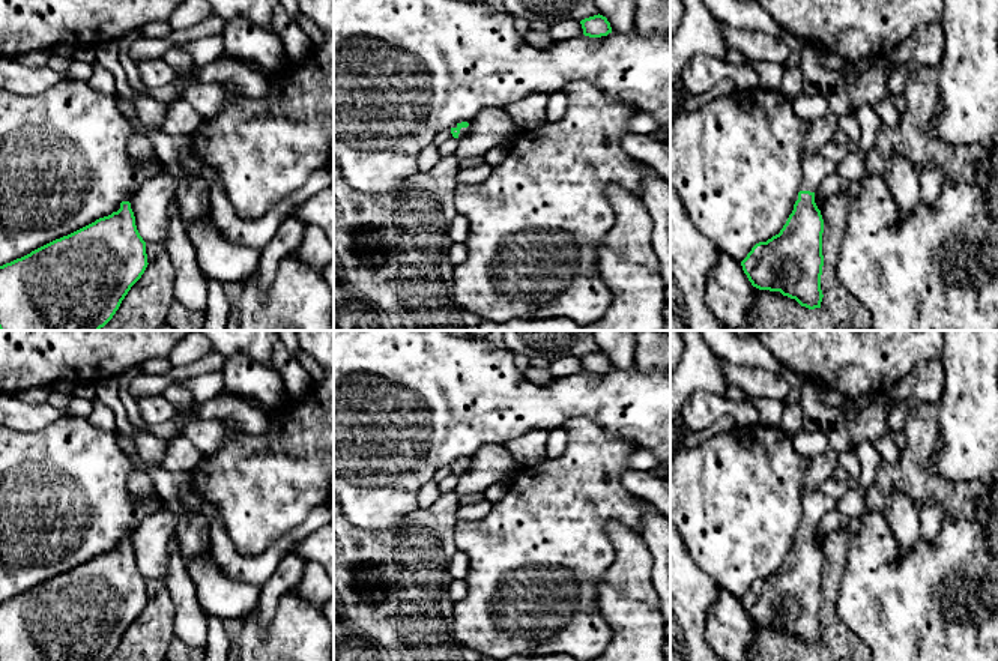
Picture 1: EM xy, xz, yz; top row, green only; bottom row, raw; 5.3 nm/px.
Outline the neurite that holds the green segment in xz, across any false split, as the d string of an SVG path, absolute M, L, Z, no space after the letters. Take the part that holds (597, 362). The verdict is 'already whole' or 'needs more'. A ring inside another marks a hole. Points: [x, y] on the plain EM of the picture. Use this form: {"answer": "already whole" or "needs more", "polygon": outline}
{"answer": "already whole", "polygon": "M594 352L580 358L583 371L589 374L601 374L612 370L610 359L603 352Z"}

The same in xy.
{"answer": "already whole", "polygon": "M129 538L108 553L0 602L0 661L107 661L147 604Z"}

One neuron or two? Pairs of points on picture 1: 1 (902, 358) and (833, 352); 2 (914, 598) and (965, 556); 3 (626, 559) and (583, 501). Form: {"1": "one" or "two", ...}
{"1": "one", "2": "one", "3": "two"}

